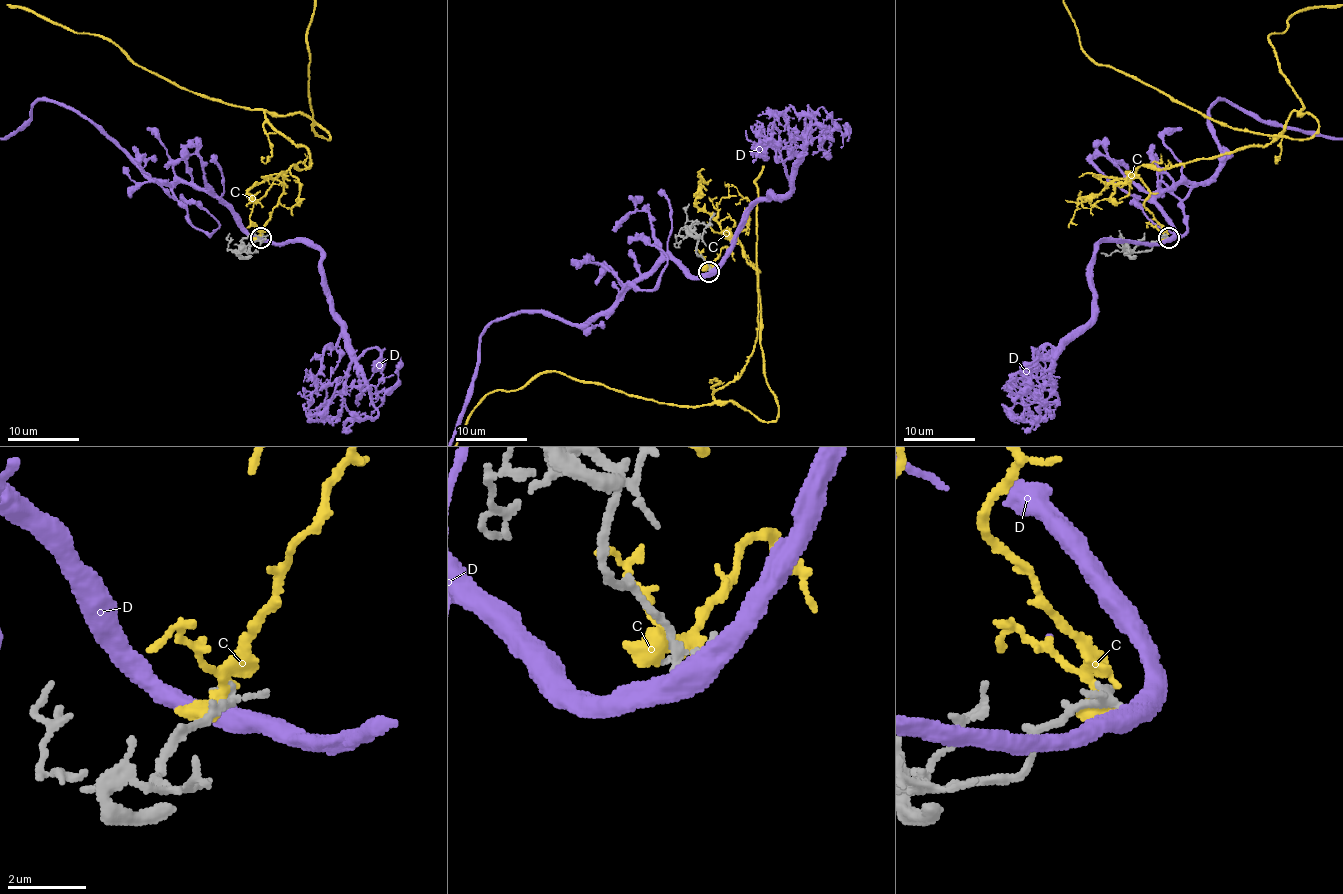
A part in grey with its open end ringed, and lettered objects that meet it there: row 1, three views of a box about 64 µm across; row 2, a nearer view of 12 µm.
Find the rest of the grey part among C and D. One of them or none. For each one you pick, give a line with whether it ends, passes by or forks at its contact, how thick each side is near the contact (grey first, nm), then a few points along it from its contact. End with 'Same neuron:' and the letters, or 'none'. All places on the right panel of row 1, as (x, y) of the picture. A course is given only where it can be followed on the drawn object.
Same neuron: none

